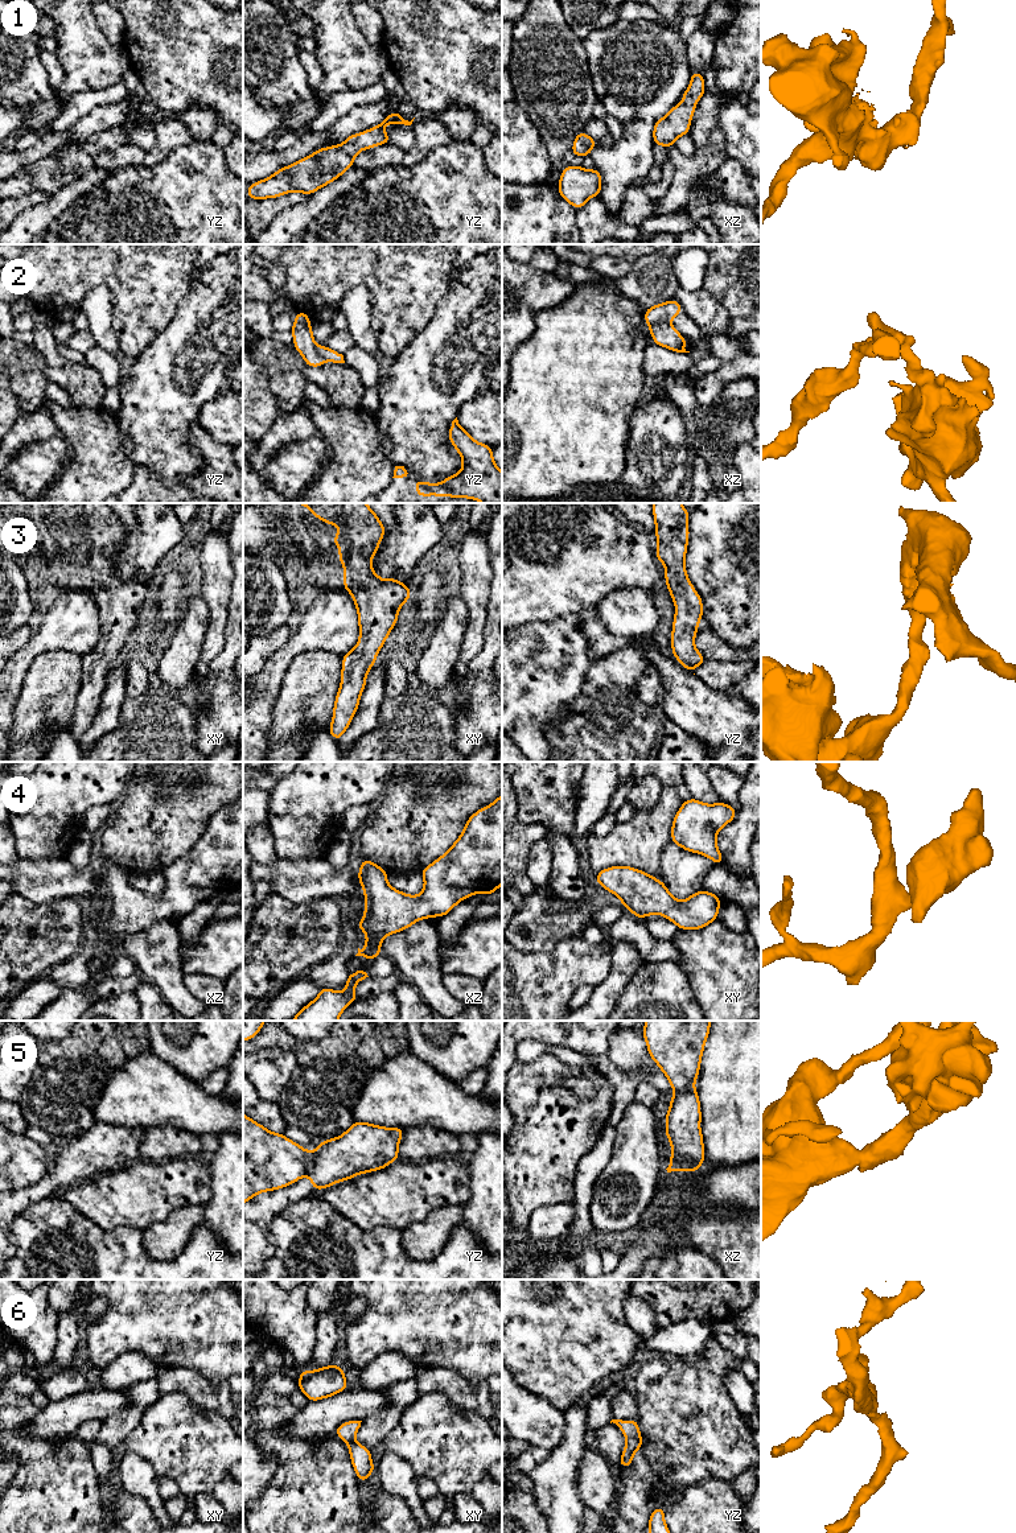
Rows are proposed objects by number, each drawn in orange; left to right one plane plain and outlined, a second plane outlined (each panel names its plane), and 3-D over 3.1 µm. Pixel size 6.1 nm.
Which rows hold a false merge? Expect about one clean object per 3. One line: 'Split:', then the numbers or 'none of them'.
Split: none of them

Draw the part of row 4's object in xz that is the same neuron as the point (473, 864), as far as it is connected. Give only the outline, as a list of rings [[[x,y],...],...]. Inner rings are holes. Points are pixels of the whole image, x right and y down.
[[[502,794],[497,800],[473,813],[451,849],[420,870],[423,891],[412,897],[391,887],[387,871],[371,860],[362,860],[358,879],[365,893],[365,915],[357,927],[366,934],[366,945],[355,956],[367,960],[382,953],[384,936],[410,928],[415,922],[433,916],[443,918],[462,899],[482,893],[491,895],[502,885]]]

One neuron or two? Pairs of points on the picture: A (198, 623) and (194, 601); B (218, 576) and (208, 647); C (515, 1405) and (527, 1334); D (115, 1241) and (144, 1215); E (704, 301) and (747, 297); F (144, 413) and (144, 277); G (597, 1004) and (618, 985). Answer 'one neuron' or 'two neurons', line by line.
A: one neuron
B: one neuron
C: two neurons
D: two neurons
E: two neurons
F: two neurons
G: one neuron

